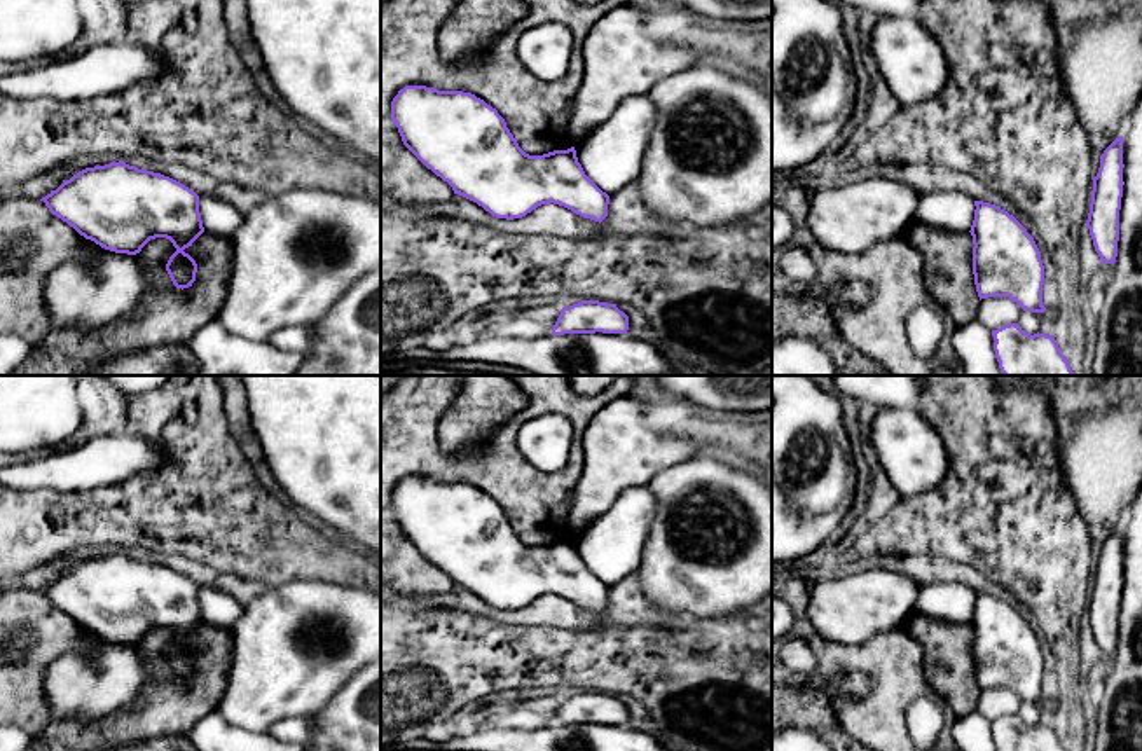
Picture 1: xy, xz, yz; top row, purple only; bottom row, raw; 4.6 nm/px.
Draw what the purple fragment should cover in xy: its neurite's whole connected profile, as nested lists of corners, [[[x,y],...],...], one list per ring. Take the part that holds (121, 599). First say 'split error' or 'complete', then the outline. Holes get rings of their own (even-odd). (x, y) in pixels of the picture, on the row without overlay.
split error | [[[124,552],[86,559],[40,592],[80,627],[115,644],[136,646],[150,630],[169,630],[176,643],[166,662],[182,681],[192,678],[197,664],[183,641],[203,624],[230,629],[244,611],[224,590],[197,587],[169,568]]]

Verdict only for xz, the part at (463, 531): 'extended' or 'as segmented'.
extended

